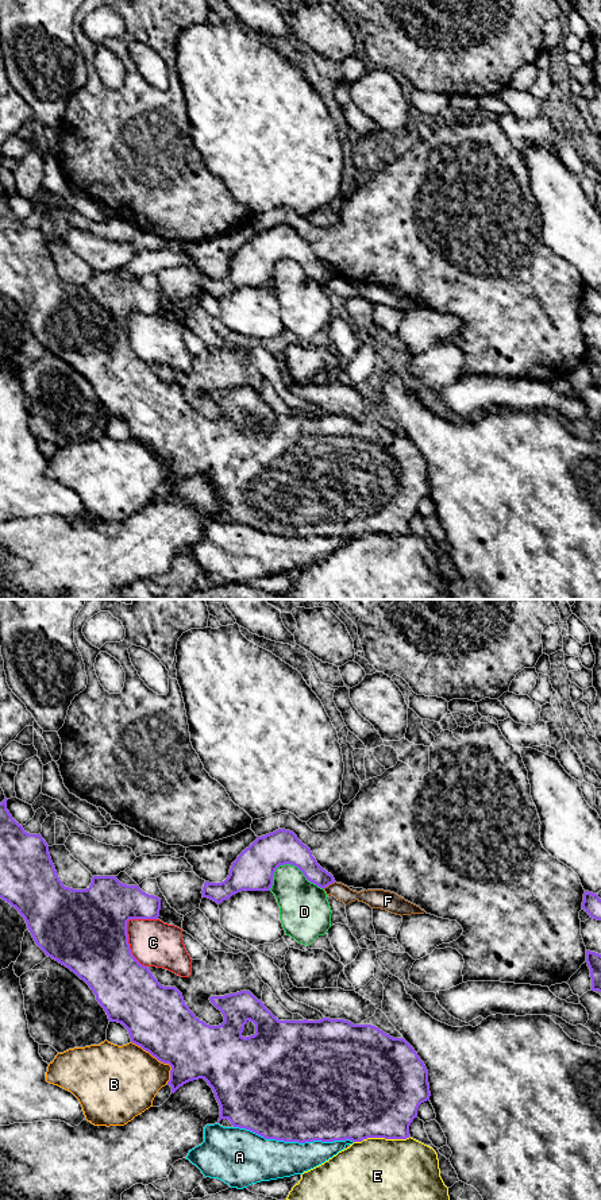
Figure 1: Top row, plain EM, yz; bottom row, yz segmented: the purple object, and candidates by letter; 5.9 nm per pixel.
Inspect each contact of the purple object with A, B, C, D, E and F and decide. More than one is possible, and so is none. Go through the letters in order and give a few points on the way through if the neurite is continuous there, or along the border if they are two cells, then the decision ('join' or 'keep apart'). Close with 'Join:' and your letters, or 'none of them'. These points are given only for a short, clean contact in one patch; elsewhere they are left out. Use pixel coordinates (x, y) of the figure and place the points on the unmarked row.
A: keep apart
B: keep apart
C: keep apart
D: keep apart
E: keep apart
F: border yz (335, 277), (323, 284); keep apart
Join: none of them

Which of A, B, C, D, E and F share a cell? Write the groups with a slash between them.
A / B / C / D / E / F

